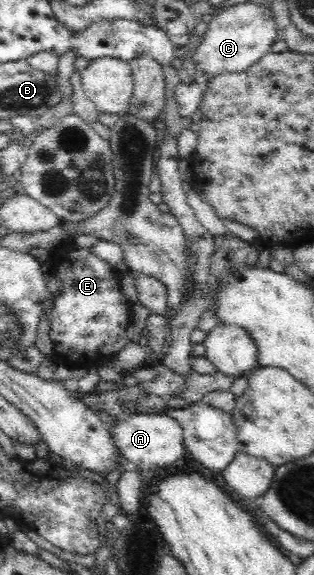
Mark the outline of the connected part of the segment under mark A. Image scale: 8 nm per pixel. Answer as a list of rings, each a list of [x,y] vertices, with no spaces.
[[[142,413],[123,416],[119,418],[112,438],[124,458],[128,462],[136,464],[139,471],[163,470],[187,455],[183,440],[183,429],[174,418],[168,415]]]

